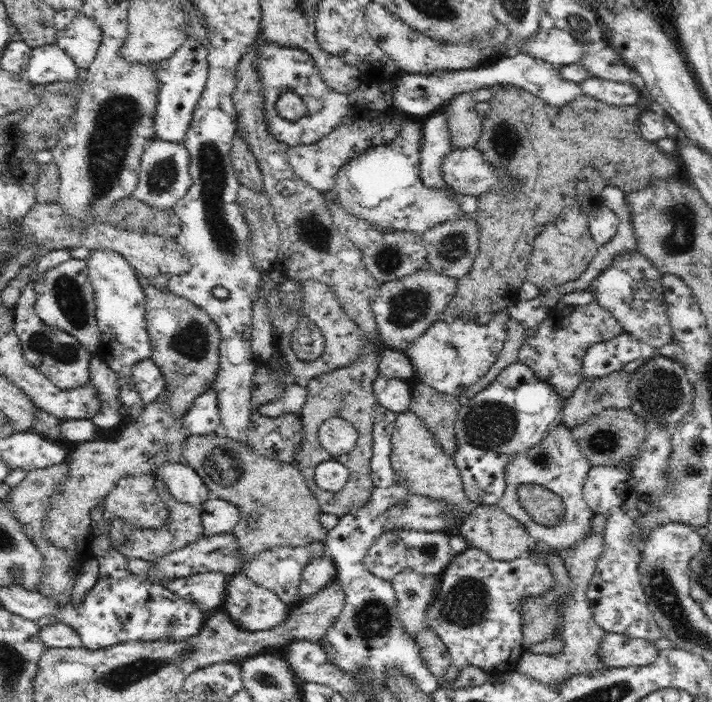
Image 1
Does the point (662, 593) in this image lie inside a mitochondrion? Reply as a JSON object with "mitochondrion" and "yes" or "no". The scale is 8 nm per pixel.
{"mitochondrion":"yes"}

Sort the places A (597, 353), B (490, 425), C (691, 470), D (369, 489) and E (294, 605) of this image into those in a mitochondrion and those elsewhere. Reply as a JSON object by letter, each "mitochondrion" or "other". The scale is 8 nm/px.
{"A":"other","B":"mitochondrion","C":"mitochondrion","D":"other","E":"other"}

